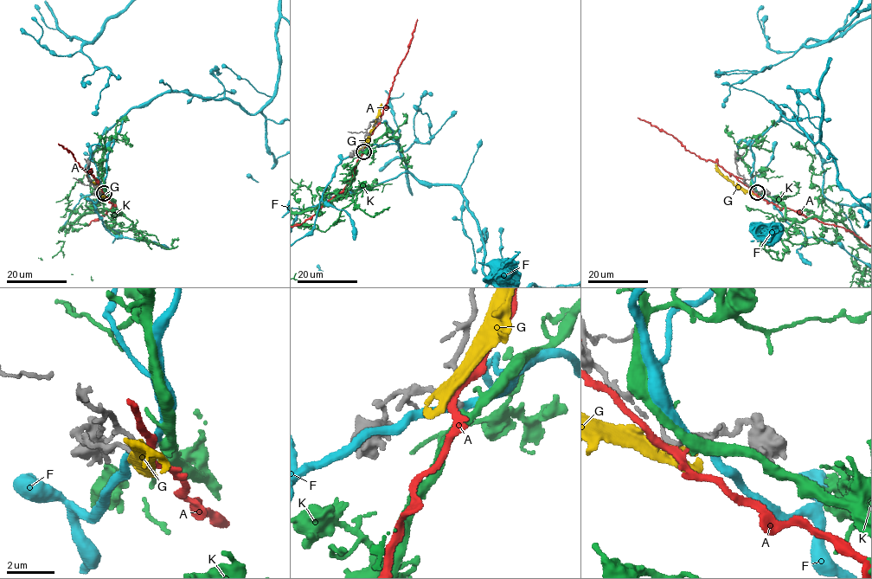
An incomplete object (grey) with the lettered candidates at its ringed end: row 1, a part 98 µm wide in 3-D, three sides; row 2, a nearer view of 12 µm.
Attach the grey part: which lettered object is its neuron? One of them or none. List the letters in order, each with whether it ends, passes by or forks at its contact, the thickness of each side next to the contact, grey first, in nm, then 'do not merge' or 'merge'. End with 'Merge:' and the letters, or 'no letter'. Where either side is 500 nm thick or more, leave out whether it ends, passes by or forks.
A: it passes by; 240 nm thick on the grey side, 280 nm on the other; do not merge
F: it passes by; 200 nm thick on the grey side, 320 nm on the other; do not merge
G: it passes by; 200 nm thick on the grey side, 320 nm on the other; do not merge
K: it passes by; 180 nm thick on the grey side, 400 nm on the other; merge
Merge: K

